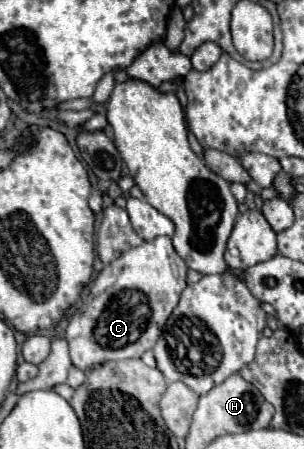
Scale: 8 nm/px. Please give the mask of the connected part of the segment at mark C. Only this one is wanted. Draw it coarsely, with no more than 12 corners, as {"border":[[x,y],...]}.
{"border":[[168,236],[104,266],[66,328],[88,370],[150,350],[186,288]]}

